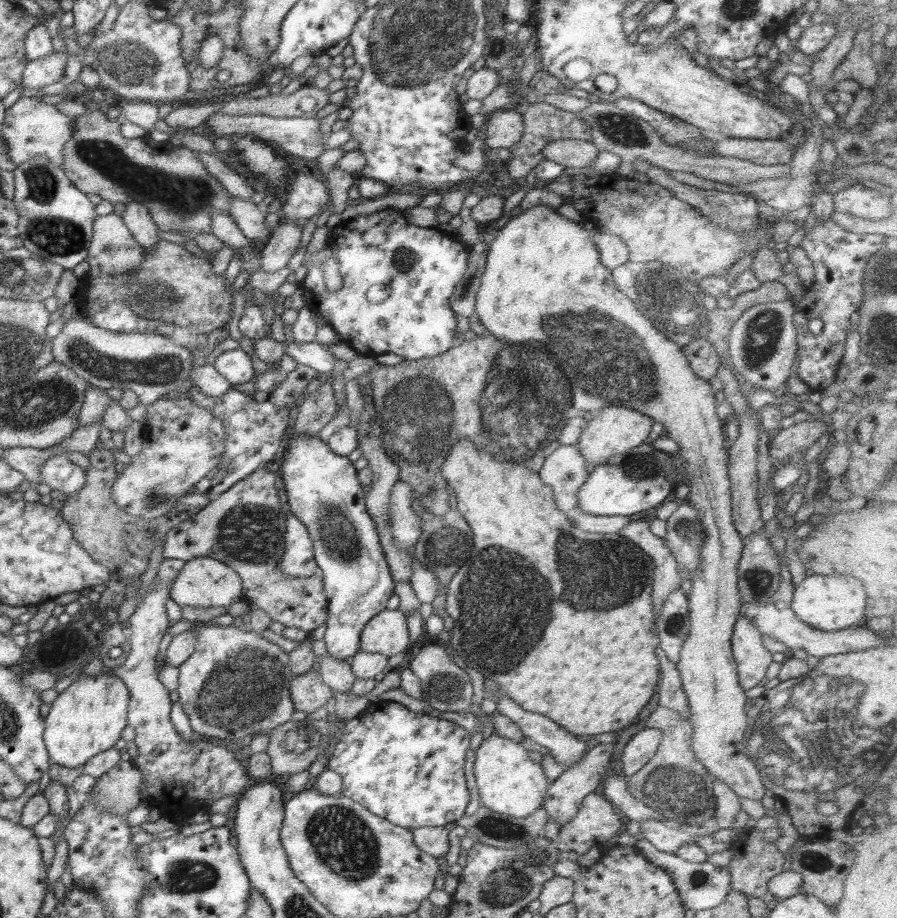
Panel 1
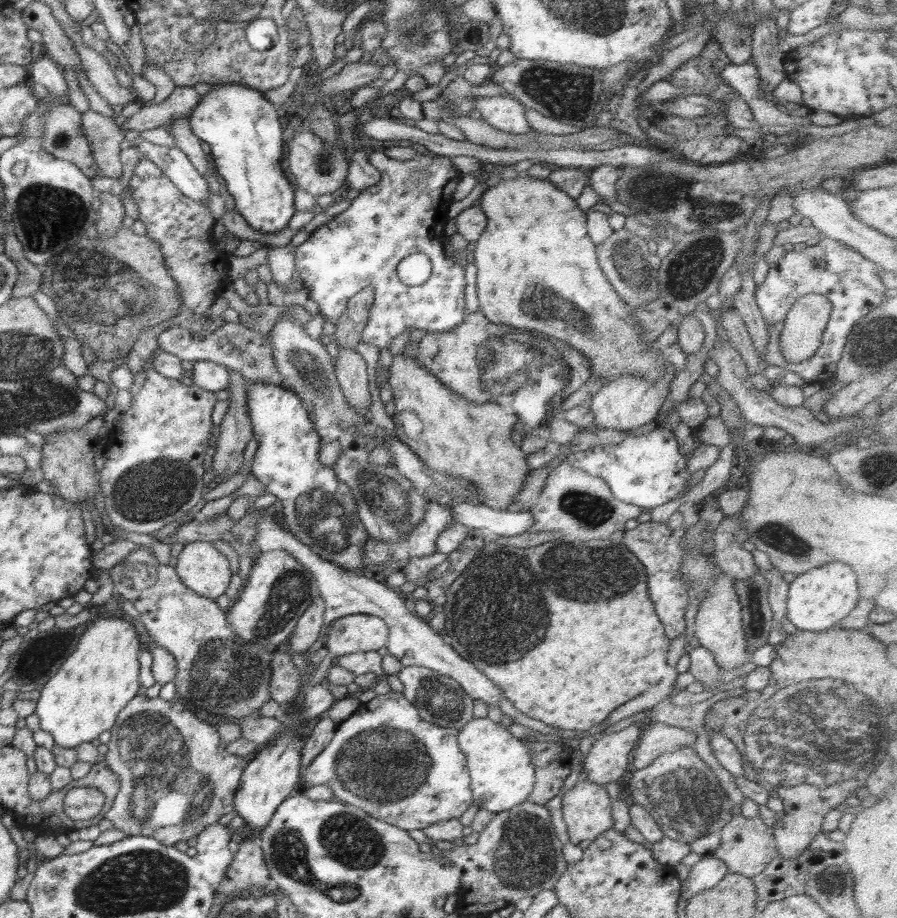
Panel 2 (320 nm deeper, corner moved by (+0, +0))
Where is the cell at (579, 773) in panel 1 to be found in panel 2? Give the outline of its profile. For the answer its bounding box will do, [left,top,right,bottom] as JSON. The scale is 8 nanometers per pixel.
[582,723,643,786]

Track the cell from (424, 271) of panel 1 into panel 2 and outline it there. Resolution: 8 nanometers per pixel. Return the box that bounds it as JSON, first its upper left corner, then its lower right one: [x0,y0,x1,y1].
[295,151,468,348]

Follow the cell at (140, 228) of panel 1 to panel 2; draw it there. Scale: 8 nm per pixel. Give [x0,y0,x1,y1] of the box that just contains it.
[81,111,126,179]

